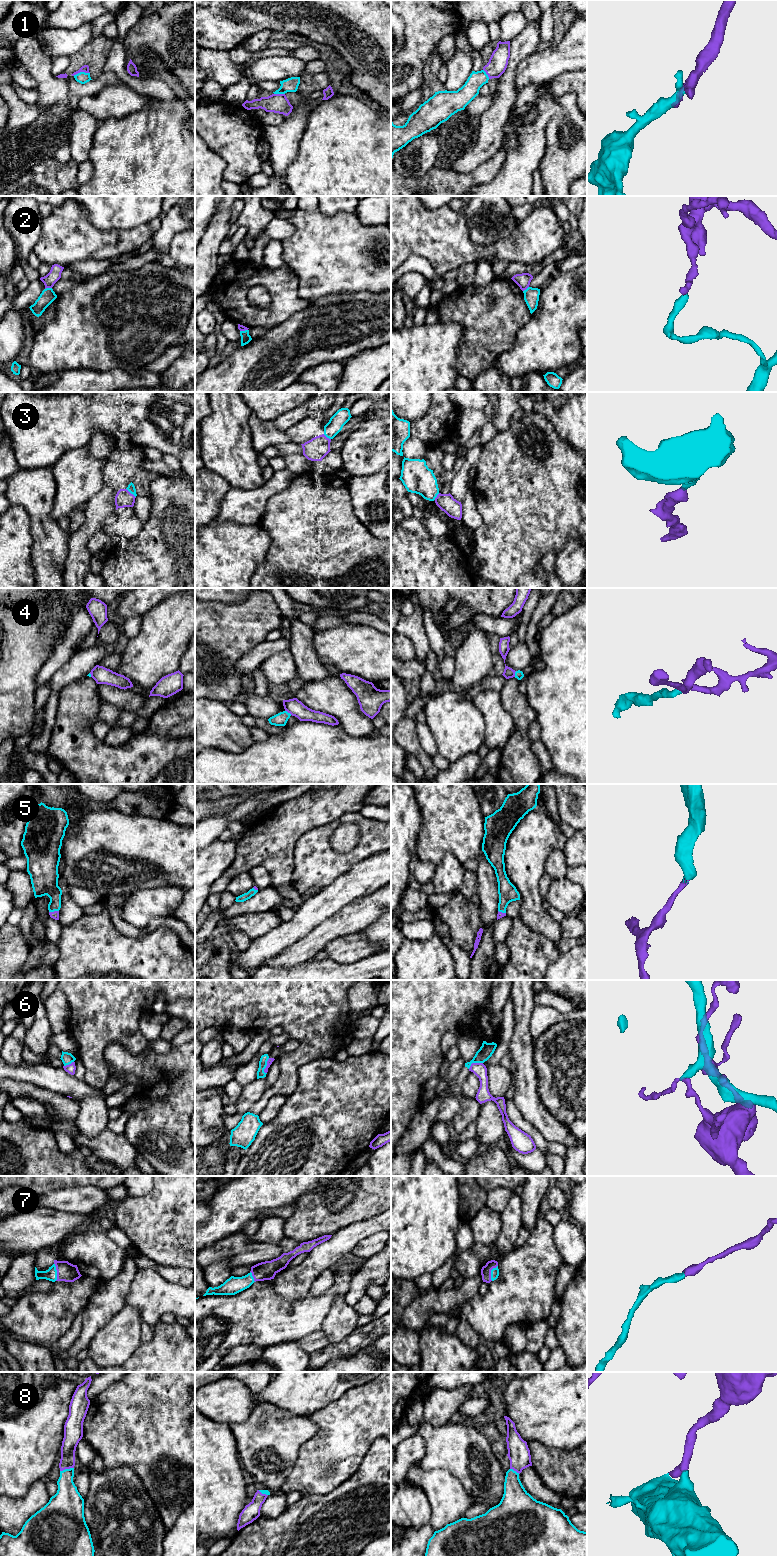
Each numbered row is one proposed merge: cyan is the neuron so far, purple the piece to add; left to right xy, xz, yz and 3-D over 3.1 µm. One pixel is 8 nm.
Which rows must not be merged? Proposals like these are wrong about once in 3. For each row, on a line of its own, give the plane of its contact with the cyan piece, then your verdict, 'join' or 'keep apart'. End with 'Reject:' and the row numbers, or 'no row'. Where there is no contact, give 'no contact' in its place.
1: contact in xy; join
2: contact in xy; keep apart
3: contact in xy; join
4: contact in xz; keep apart
5: contact in xy; join
6: contact in xz; keep apart
7: contact in xy; join
8: contact in xy; join
Reject: 2, 4, 6

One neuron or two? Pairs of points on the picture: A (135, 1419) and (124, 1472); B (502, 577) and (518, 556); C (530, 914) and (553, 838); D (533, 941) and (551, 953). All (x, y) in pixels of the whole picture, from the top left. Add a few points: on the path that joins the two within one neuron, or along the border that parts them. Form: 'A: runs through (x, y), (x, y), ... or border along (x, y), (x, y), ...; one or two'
A: border along (105, 1466), (118, 1467), (128, 1465), (141, 1482); two
B: runs through (503, 572), (513, 561); one
C: runs through (530, 895), (530, 861), (534, 857); one
D: runs through (537, 941), (547, 949); one

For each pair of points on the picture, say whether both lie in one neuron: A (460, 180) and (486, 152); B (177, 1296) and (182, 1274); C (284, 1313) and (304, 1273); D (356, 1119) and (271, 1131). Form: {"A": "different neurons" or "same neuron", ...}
{"A": "different neurons", "B": "different neurons", "C": "different neurons", "D": "same neuron"}

